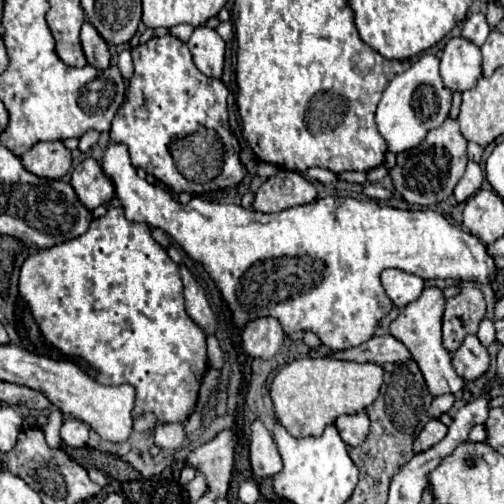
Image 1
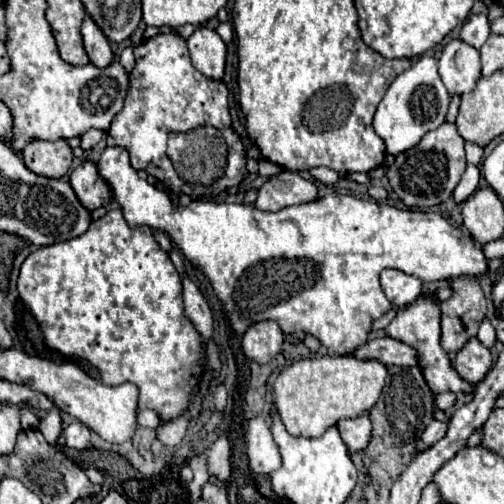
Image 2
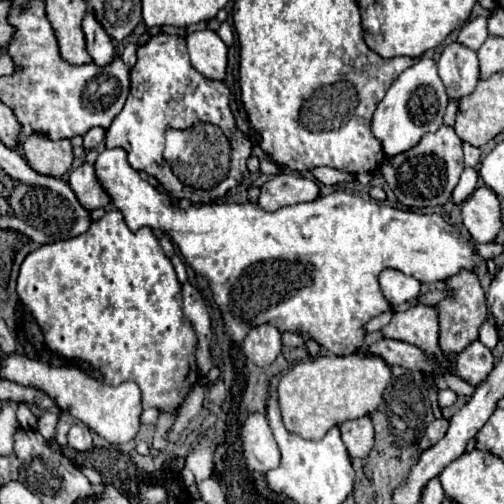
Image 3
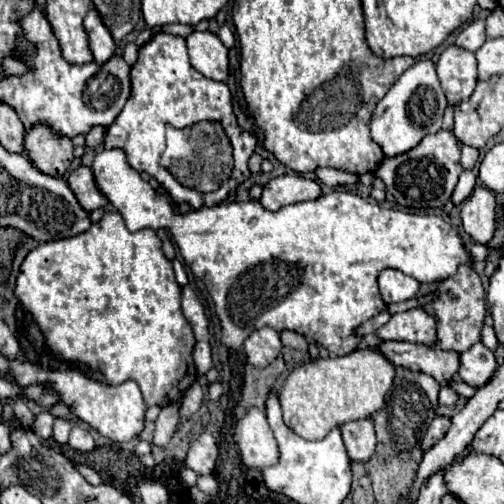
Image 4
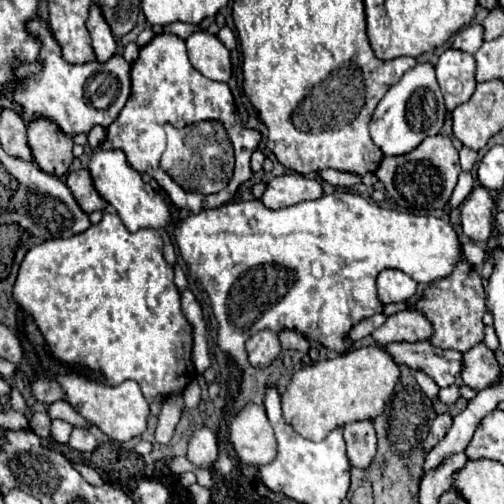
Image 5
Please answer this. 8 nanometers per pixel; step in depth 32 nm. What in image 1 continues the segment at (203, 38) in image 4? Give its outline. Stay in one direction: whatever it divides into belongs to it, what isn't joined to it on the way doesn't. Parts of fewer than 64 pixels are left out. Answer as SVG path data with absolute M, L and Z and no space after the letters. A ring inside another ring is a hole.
M208 26L194 28L194 32L188 40L188 48L190 48L194 64L200 72L204 72L206 76L212 76L212 78L222 76L226 44L218 36L216 30L212 30Z

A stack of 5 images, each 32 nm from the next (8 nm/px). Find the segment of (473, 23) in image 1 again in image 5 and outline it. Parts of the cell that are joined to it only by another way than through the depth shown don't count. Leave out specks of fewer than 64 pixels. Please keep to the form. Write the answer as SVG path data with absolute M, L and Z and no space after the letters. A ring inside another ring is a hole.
M470 24L470 26L466 26L464 30L460 30L456 34L452 46L458 48L458 50L474 54L482 44L484 44L484 28L482 28L482 24Z

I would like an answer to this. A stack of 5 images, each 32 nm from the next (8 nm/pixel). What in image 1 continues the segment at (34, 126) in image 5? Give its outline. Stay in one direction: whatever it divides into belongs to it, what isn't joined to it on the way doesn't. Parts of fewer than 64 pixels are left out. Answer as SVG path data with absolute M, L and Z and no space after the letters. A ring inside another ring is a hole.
M38 142L22 156L22 164L40 178L60 180L70 170L72 156L62 142Z

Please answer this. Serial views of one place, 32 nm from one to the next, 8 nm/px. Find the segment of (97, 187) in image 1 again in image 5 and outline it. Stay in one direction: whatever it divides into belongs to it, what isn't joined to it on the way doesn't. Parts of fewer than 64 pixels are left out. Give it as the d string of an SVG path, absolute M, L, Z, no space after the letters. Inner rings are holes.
M80 168L80 170L70 172L68 178L66 178L66 184L68 184L68 188L72 190L76 202L80 204L80 208L82 208L84 212L90 214L90 212L94 212L94 210L104 210L104 208L106 208L108 202L96 192L88 168Z

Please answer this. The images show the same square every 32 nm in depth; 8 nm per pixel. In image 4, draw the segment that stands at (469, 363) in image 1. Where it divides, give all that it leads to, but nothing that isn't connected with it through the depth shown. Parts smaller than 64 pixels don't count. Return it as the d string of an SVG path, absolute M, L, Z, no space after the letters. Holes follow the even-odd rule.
M476 342L472 348L462 352L458 376L472 388L480 388L490 380L496 366L498 364L492 350L488 350L482 342Z

